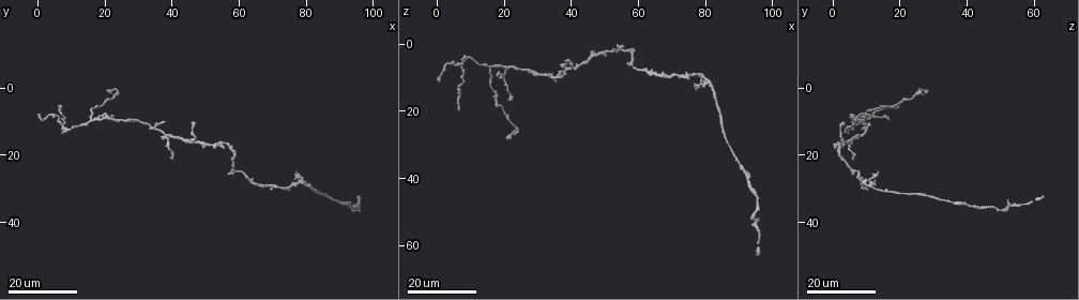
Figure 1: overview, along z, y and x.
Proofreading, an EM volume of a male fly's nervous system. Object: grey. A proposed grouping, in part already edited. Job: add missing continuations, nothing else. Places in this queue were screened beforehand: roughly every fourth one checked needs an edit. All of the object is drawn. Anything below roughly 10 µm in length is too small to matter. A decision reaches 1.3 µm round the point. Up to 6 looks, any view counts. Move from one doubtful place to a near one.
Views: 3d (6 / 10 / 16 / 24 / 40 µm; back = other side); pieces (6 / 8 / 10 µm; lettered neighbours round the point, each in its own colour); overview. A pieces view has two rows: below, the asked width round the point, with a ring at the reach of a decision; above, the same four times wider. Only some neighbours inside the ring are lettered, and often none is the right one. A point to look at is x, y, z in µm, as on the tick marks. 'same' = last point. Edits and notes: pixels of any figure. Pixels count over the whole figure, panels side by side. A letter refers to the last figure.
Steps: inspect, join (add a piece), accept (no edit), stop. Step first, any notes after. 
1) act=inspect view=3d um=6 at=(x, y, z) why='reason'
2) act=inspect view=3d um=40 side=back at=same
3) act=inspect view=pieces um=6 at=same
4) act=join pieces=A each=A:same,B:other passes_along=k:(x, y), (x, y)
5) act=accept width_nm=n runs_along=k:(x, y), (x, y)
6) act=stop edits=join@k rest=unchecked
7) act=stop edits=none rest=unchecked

act=inspect view=3d um=24 at=(40.5, 20.5, 5.5)

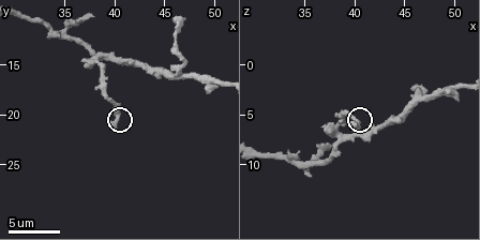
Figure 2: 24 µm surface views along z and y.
act=inspect view=pieces um=10 at=(40.2, 20.8, 6.0) why='see the neighbours'

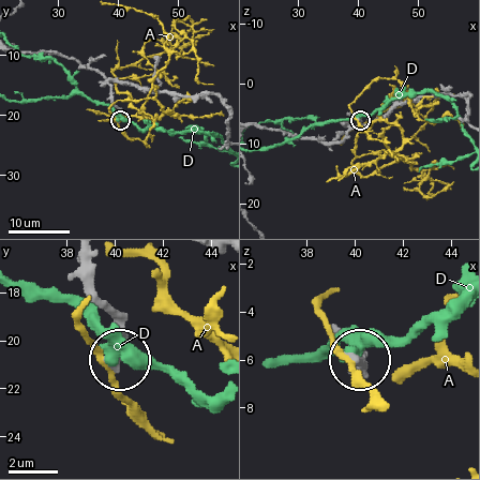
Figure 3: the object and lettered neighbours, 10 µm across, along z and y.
act=accept width_nm=400 each=A:other,D:other found='no lettered piece goes on from it'

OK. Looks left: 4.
act=inspect view=pieces um=8 at=(37.6, 10.2, 8.0) why='branch stops here'

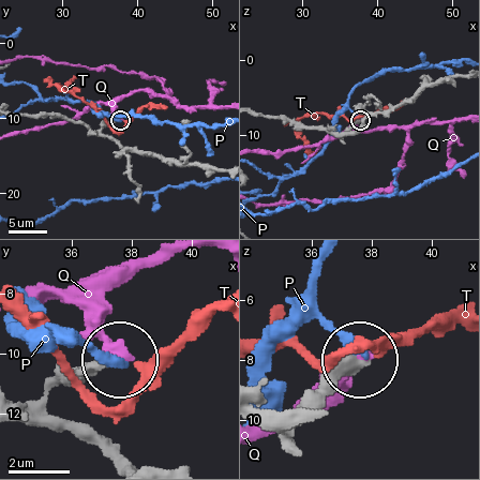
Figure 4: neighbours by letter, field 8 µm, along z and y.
act=accept each=P:other,Q:other,T:other found='none of them fits'

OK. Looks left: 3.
act=inspect view=3d um=16 at=(96.0, 32.5, 63.0) why='end of a long branch'

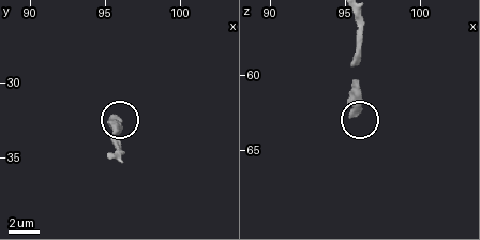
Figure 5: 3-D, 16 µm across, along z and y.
act=inspect view=pieces um=8 at=(95.8, 32.4, 62.6)

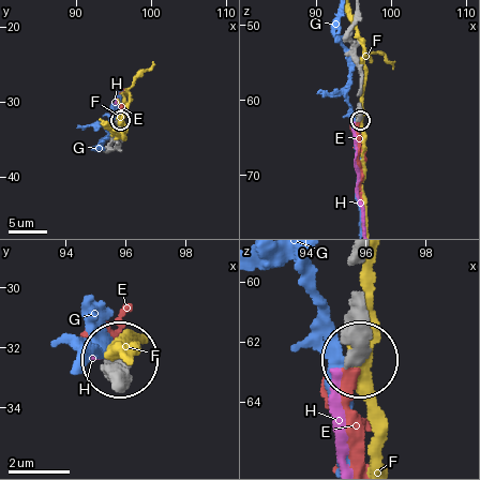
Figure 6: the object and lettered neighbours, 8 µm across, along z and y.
act=join pieces=E each=E:same,F:other,G:other,H:other found='the cell continues'

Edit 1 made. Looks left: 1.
act=stop edits=join@6 rest=unchecked

